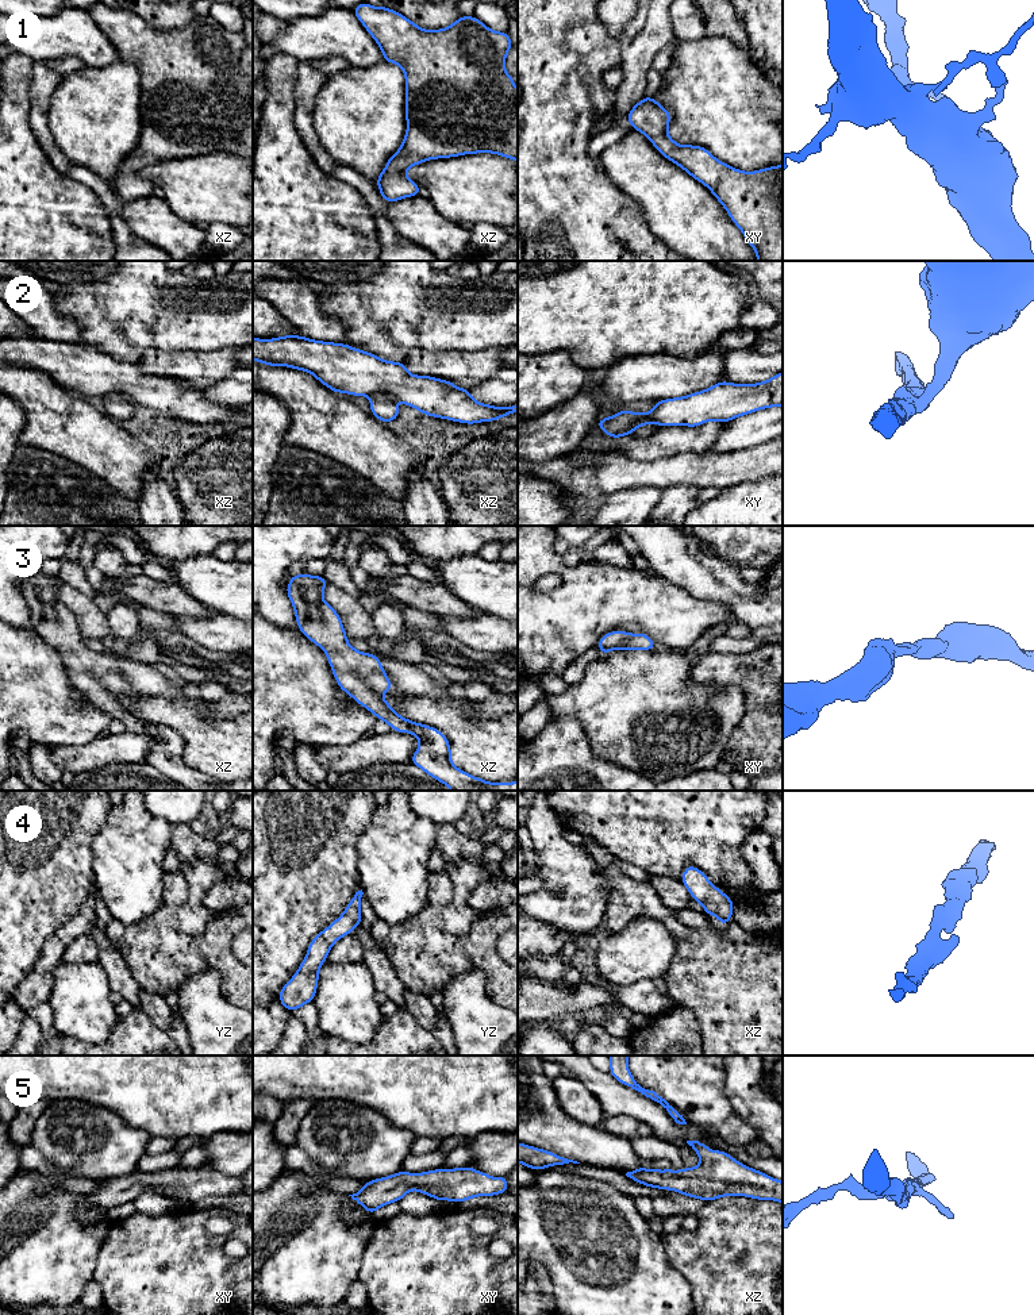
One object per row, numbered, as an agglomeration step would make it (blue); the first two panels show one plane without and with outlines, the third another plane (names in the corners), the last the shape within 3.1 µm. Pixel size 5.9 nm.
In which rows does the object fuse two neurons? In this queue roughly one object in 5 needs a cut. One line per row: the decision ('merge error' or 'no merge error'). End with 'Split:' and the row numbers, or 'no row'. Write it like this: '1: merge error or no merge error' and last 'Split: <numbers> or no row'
1: no merge error
2: merge error
3: no merge error
4: no merge error
5: no merge error
Split: 2

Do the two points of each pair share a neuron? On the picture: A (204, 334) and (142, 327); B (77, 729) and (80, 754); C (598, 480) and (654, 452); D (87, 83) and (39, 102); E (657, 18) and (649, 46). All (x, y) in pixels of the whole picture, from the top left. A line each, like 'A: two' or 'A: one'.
A: one
B: two
C: two
D: two
E: one

